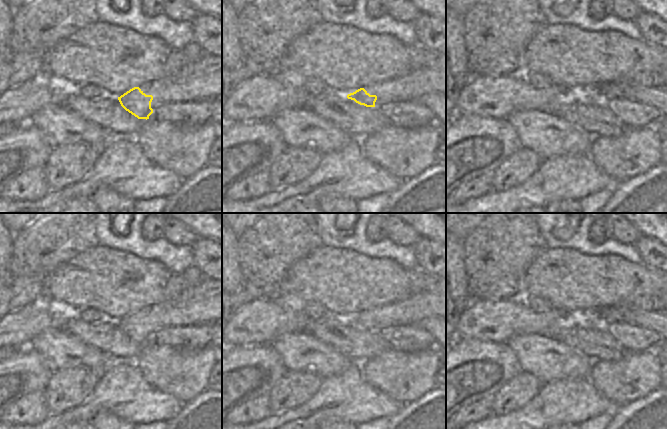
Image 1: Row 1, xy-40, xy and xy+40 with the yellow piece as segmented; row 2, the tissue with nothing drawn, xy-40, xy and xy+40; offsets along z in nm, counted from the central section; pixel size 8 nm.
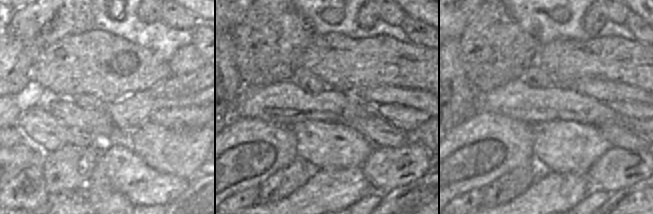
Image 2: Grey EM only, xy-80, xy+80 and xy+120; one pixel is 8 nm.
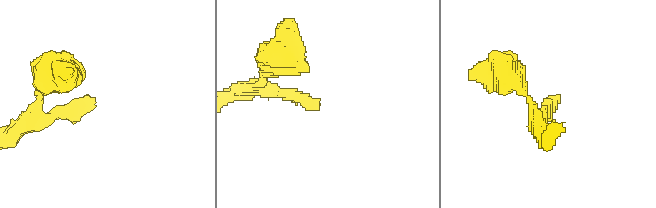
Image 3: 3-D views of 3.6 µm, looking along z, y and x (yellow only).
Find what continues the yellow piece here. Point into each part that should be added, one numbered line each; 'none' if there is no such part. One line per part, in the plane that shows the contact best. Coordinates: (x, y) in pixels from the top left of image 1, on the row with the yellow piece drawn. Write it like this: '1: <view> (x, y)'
1: xy-40 (202, 80)

